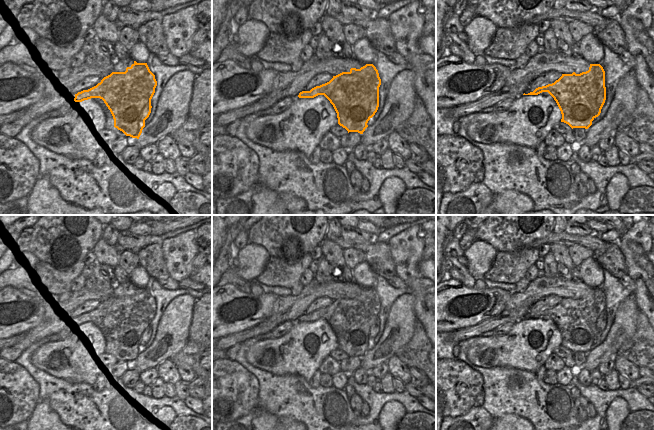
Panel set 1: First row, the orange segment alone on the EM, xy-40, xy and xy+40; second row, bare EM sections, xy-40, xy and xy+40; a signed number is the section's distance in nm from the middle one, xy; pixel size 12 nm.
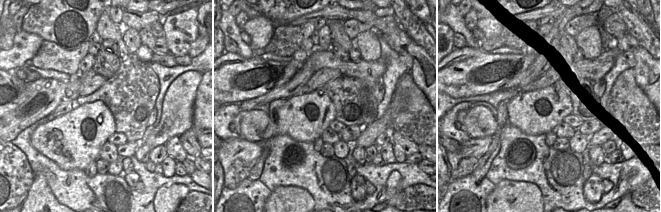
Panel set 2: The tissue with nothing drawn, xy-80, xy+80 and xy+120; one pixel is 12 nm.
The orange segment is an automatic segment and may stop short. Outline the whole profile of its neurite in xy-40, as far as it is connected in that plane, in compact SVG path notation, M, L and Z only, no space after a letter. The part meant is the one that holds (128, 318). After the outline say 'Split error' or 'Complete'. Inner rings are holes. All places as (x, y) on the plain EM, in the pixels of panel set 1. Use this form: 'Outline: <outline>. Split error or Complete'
Outline: M134 287L126 292L125 296L112 296L104 301L96 310L75 318L74 325L82 326L91 322L100 322L110 334L114 351L122 355L126 360L139 363L145 344L151 337L151 323L155 317L157 305L150 295L147 287Z. Complete

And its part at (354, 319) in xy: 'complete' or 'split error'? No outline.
complete

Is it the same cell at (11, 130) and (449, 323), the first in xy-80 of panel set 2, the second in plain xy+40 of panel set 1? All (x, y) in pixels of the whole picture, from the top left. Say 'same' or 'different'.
same

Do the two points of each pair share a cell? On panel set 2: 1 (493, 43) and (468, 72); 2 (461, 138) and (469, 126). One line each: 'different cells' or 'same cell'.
1: different cells
2: different cells

